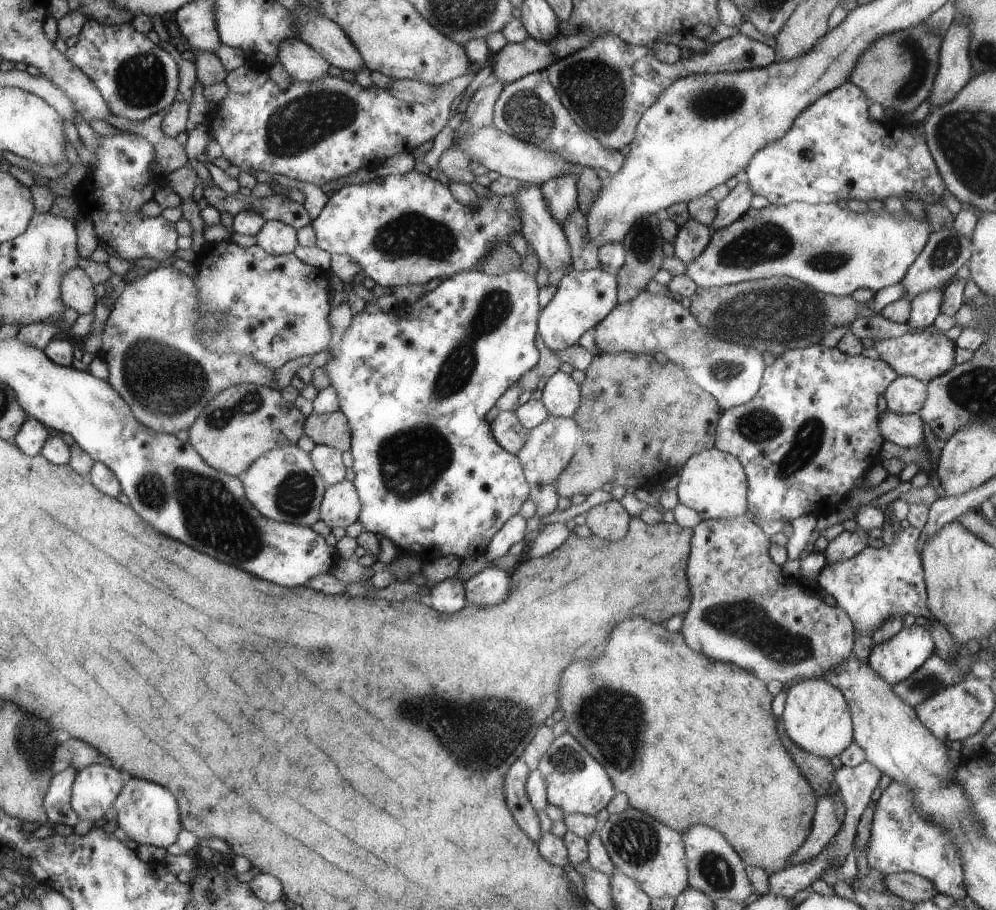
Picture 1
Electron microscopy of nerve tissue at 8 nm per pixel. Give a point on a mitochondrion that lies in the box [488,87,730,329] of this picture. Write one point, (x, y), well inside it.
(643, 245)

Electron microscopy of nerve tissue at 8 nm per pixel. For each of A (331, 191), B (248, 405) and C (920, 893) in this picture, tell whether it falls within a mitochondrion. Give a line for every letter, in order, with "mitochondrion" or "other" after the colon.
A: other
B: mitochondrion
C: other

